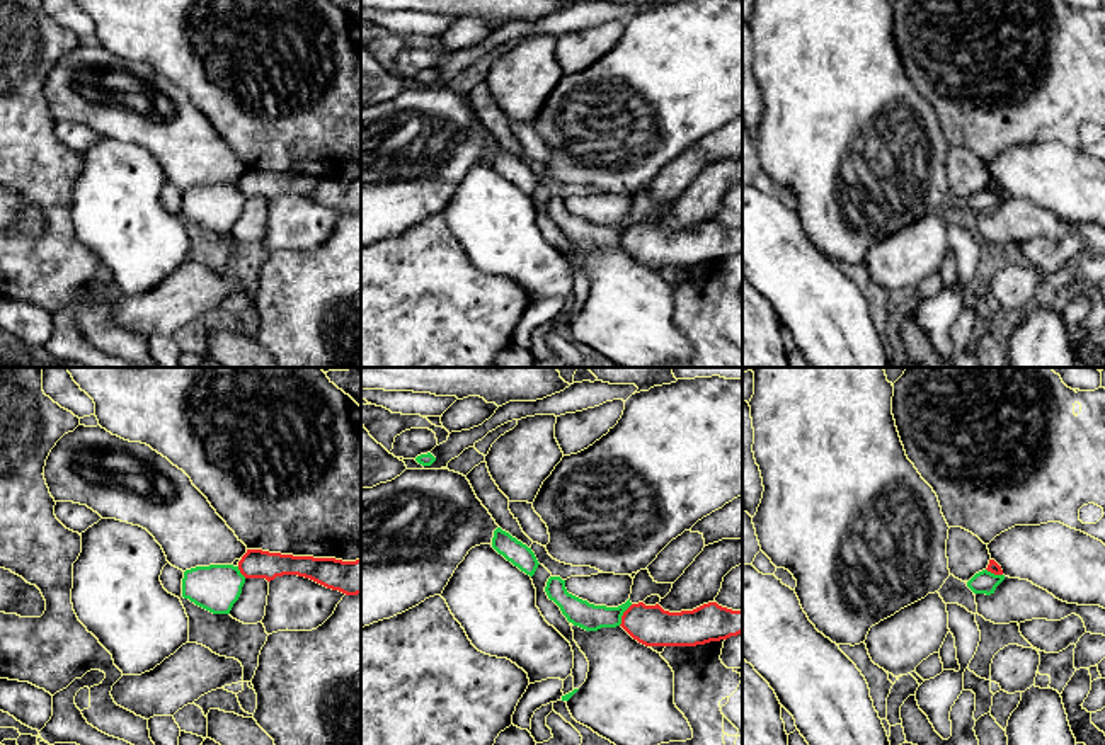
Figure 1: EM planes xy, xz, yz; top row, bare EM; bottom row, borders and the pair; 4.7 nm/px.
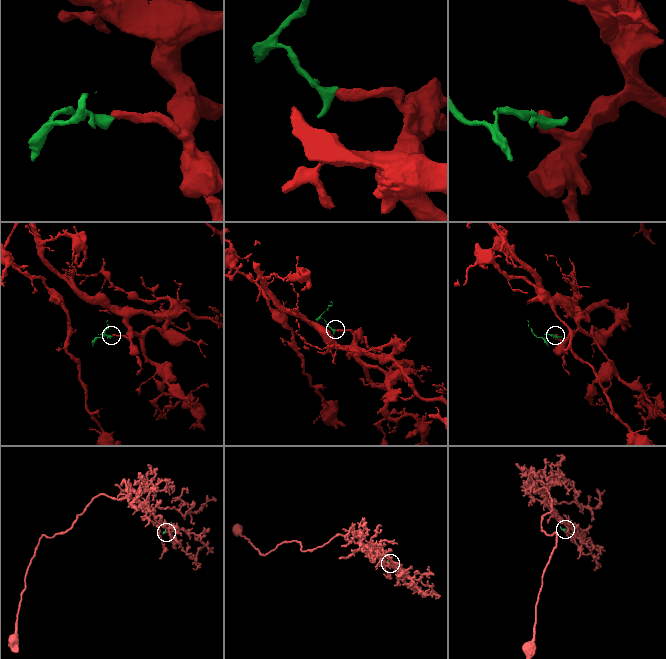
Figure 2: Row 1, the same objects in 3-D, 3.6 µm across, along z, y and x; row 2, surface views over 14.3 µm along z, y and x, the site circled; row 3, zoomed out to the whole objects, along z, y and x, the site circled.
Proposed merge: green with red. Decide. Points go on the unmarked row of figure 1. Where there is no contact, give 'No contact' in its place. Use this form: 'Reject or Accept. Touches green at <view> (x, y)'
Reject. Touches green at xz (622, 233)

